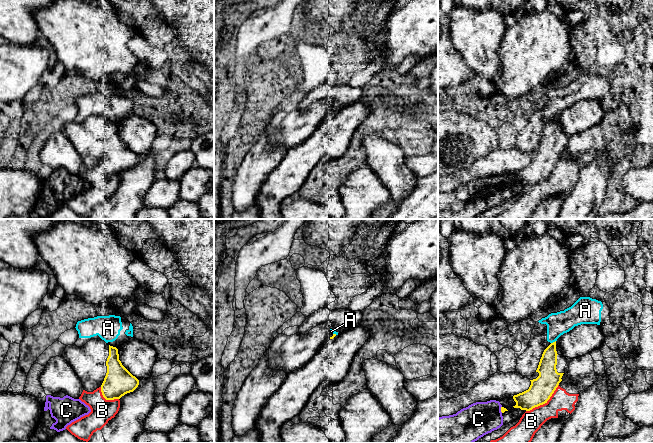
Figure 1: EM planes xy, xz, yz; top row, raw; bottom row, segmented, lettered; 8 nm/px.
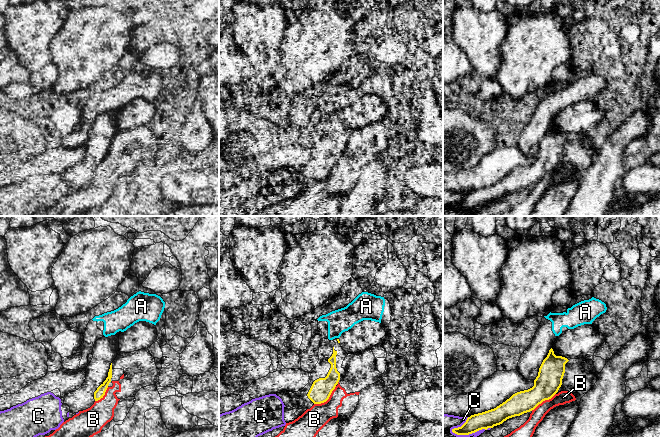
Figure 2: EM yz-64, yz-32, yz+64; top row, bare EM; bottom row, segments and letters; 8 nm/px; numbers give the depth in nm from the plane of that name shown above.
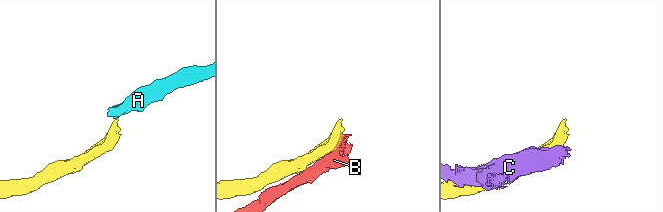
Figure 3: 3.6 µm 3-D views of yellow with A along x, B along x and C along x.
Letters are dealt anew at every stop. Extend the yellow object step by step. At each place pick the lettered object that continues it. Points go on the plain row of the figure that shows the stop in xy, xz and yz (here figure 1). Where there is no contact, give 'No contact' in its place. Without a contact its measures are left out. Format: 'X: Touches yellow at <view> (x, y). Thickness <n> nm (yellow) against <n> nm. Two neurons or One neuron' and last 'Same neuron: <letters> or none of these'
A: Touches yellow at yz (553, 118). Thickness 150 nm (yellow) against 180 nm. Two neurons
B: Touches yellow at yz (544, 179). Thickness 190 nm (yellow) against 180 nm. Two neurons
C: Touches yellow at yz (501, 185). Thickness 40 nm (yellow) against 280 nm. Two neurons
Same neuron: none of these

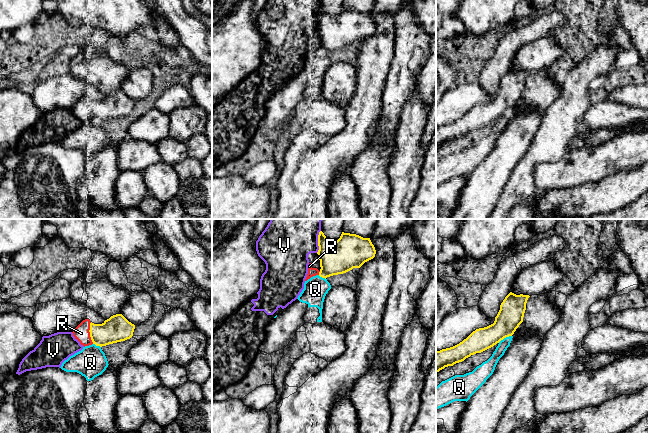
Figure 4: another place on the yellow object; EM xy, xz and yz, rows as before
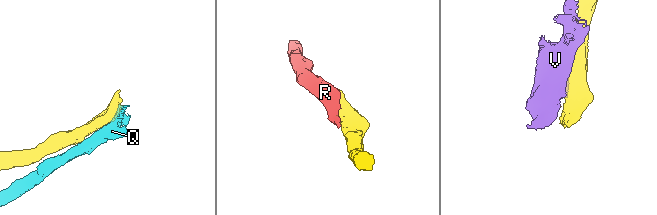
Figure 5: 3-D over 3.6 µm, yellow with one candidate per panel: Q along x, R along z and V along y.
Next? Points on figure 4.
Q: Touches yellow at yz (504, 113). Thickness 200 nm (yellow) against 90 nm. Two neurons
R: Touches yellow at xy (90, 109). Thickness 220 nm (yellow) against 120 nm. One neuron
V: Touches yellow at xz (318, 17). Thickness 260 nm (yellow) against 360 nm. Two neurons
Same neuron: R

